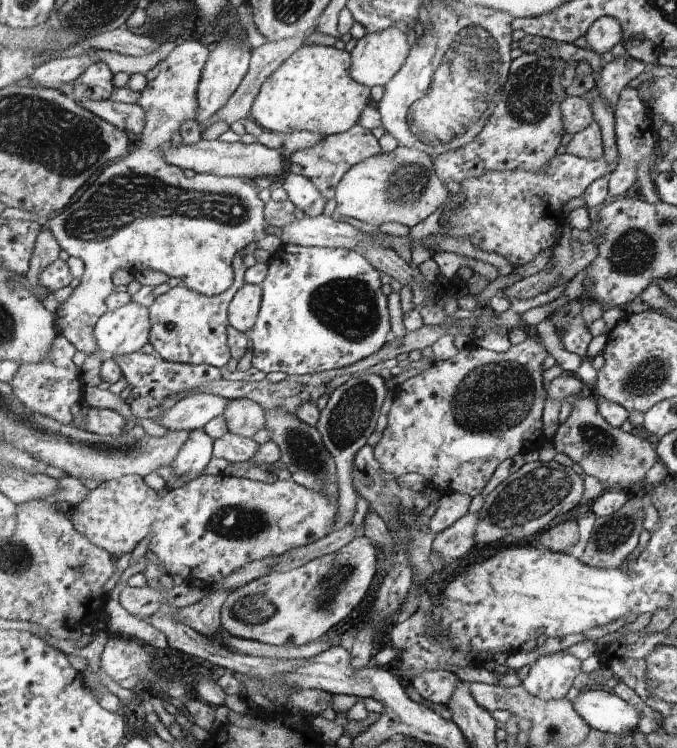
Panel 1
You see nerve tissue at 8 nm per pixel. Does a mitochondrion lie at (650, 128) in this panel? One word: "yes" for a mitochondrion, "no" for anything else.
no

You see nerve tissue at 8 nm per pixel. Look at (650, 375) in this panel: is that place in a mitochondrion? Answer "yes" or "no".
yes

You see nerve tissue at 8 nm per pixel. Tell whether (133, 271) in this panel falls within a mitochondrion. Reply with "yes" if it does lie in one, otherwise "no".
no

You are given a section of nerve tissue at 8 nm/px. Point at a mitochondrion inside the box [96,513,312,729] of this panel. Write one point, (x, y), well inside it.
(250, 611)

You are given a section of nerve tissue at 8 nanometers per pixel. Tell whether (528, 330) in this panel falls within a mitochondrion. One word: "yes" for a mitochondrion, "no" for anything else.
no

